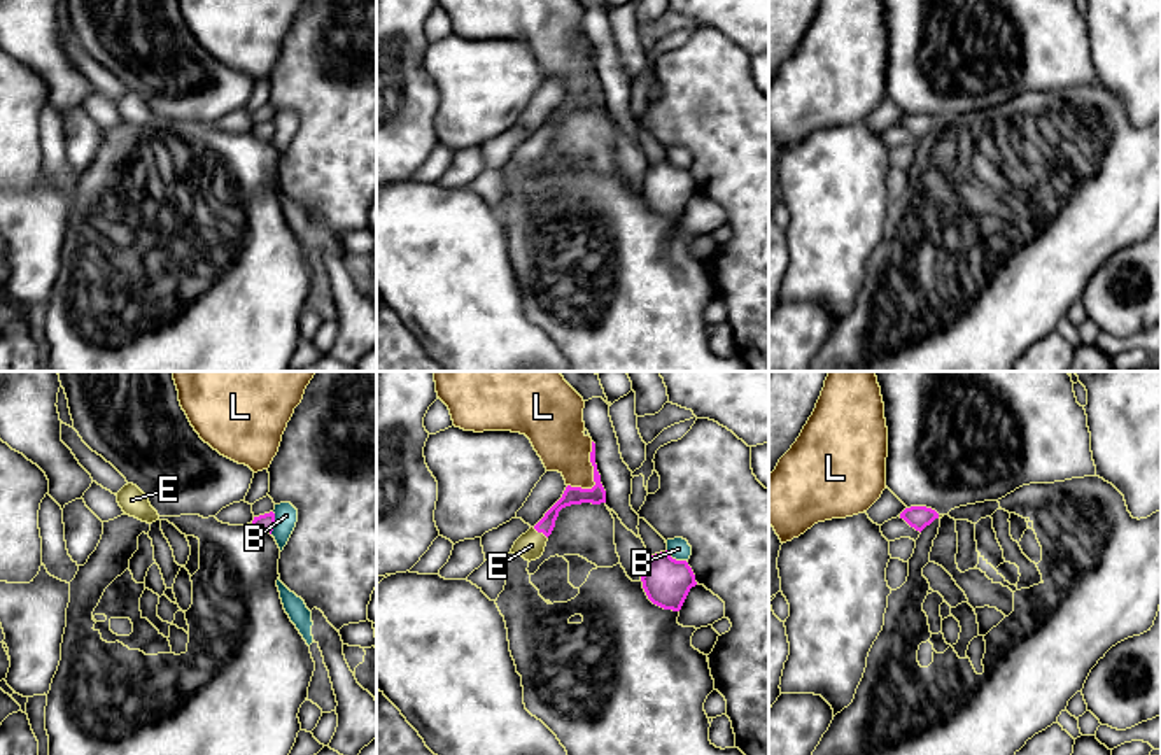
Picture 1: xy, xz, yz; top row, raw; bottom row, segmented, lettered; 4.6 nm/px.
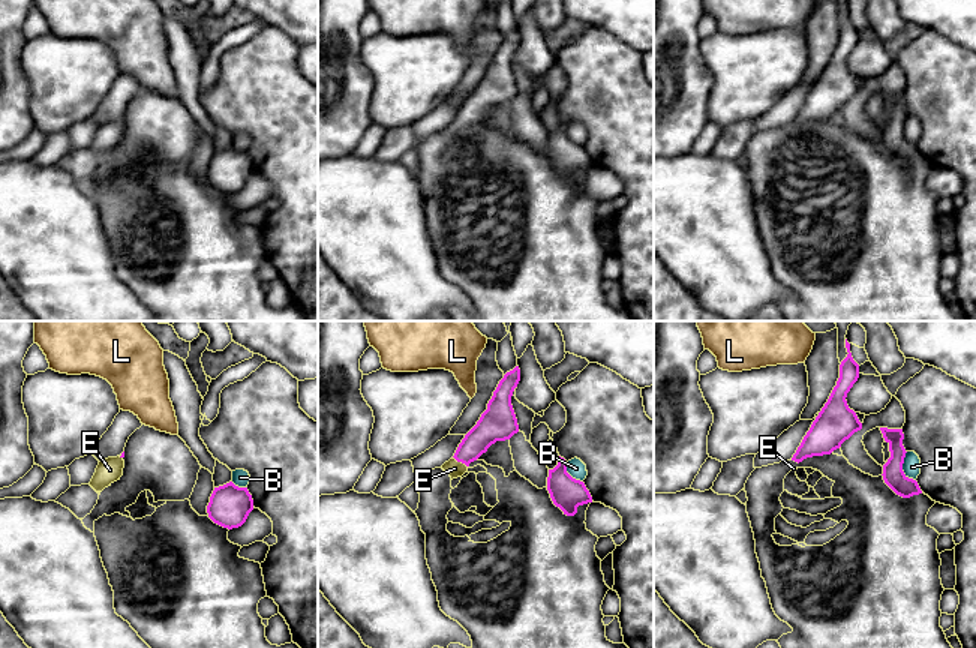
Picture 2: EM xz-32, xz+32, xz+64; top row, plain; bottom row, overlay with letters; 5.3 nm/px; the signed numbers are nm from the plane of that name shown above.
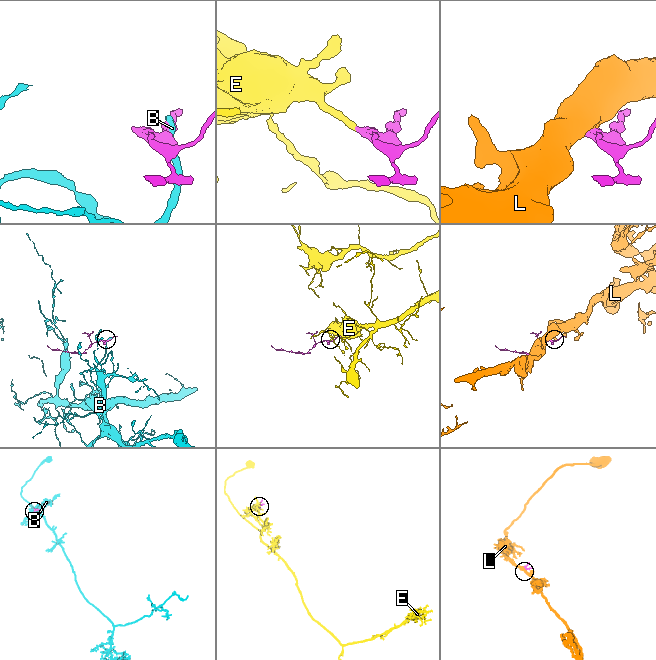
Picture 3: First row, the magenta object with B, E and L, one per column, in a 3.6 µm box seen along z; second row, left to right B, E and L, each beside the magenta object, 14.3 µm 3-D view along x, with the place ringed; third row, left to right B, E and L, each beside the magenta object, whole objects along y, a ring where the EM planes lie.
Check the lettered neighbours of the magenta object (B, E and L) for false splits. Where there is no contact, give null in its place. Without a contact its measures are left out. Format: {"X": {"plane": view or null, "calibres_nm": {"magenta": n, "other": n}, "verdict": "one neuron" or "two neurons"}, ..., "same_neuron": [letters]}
{"B": {"plane": "xz", "calibres_nm": {"magenta": 220, "other": 100}, "verdict": "two neurons"}, "E": {"plane": "xz", "calibres_nm": {"magenta": 80, "other": 130}, "verdict": "one neuron"}, "L": {"plane": "xz", "calibres_nm": {"magenta": 80, "other": 240}, "verdict": "two neurons"}, "same_neuron": ["E"]}

